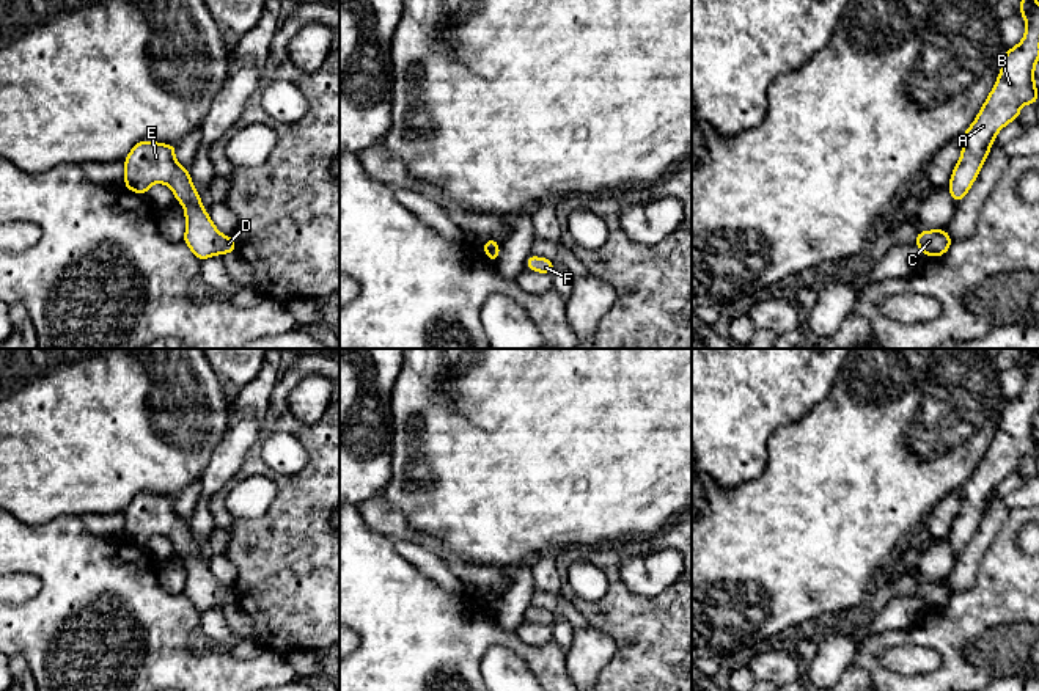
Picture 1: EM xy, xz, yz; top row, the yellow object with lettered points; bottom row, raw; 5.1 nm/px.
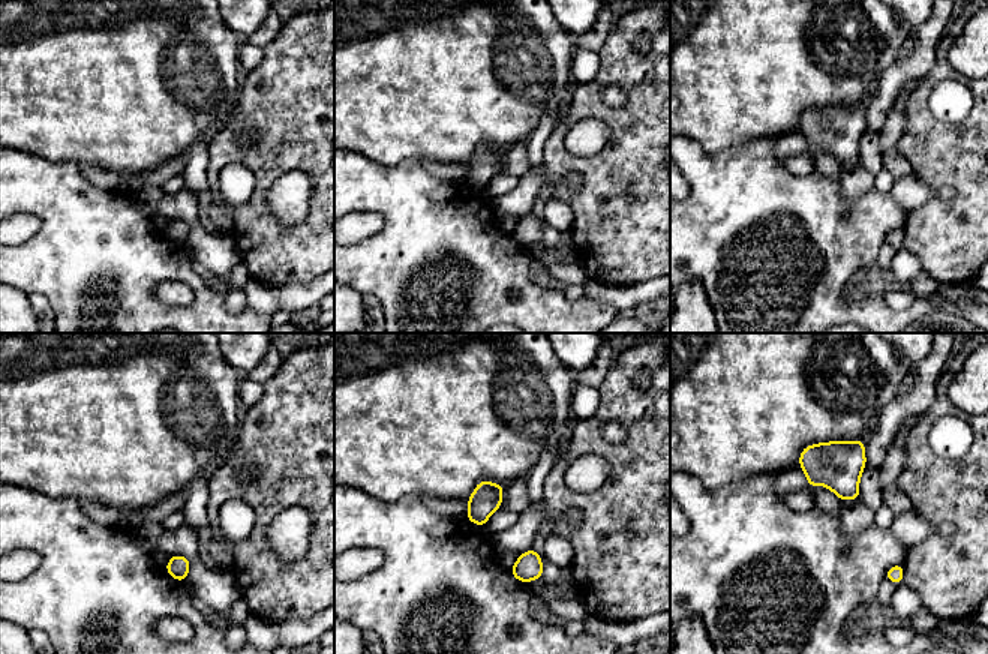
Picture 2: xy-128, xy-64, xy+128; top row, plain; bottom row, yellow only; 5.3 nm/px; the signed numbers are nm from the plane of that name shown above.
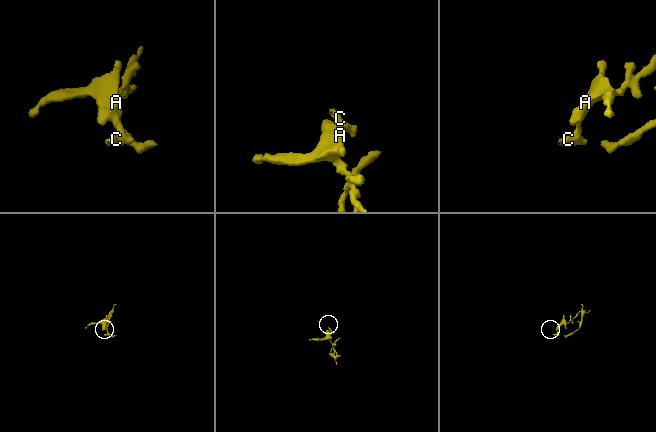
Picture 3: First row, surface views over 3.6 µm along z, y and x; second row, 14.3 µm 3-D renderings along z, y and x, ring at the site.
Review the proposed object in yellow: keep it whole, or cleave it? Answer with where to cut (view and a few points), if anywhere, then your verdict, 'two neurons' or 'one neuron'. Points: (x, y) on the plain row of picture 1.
cut none; one neuron

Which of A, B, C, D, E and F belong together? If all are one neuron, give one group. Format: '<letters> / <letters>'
A B C D E F

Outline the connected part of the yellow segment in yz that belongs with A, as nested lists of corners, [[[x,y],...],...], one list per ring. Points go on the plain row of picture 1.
[[[1022,349],[1019,364],[1026,380],[1023,391],[1006,402],[998,430],[971,477],[962,487],[962,504],[948,542],[956,556],[968,545],[990,504],[997,485],[1020,470],[1023,455],[1037,455],[1034,418],[1039,413],[1039,355]]]

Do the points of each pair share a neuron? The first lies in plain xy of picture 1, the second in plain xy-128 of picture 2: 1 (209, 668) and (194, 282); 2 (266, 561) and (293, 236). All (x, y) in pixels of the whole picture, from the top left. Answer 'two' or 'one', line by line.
1: one
2: one

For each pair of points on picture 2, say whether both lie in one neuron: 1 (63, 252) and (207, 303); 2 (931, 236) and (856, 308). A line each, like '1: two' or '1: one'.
1: one
2: two

